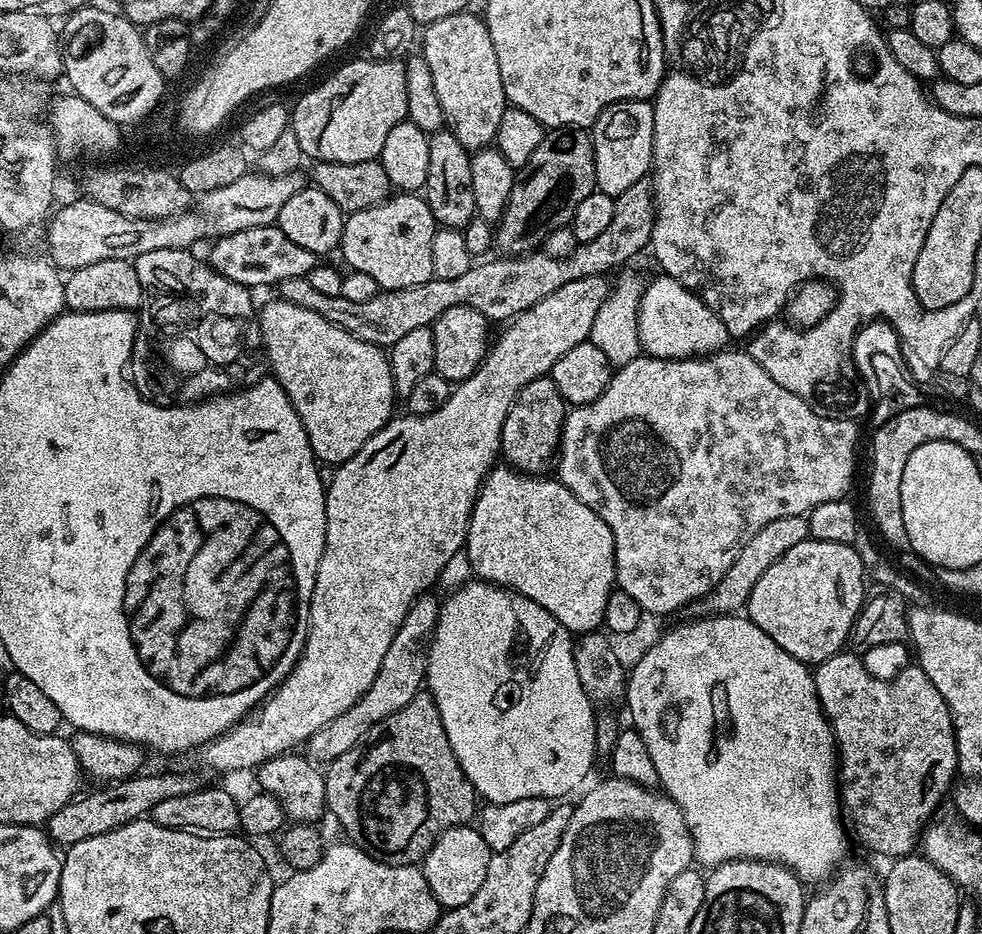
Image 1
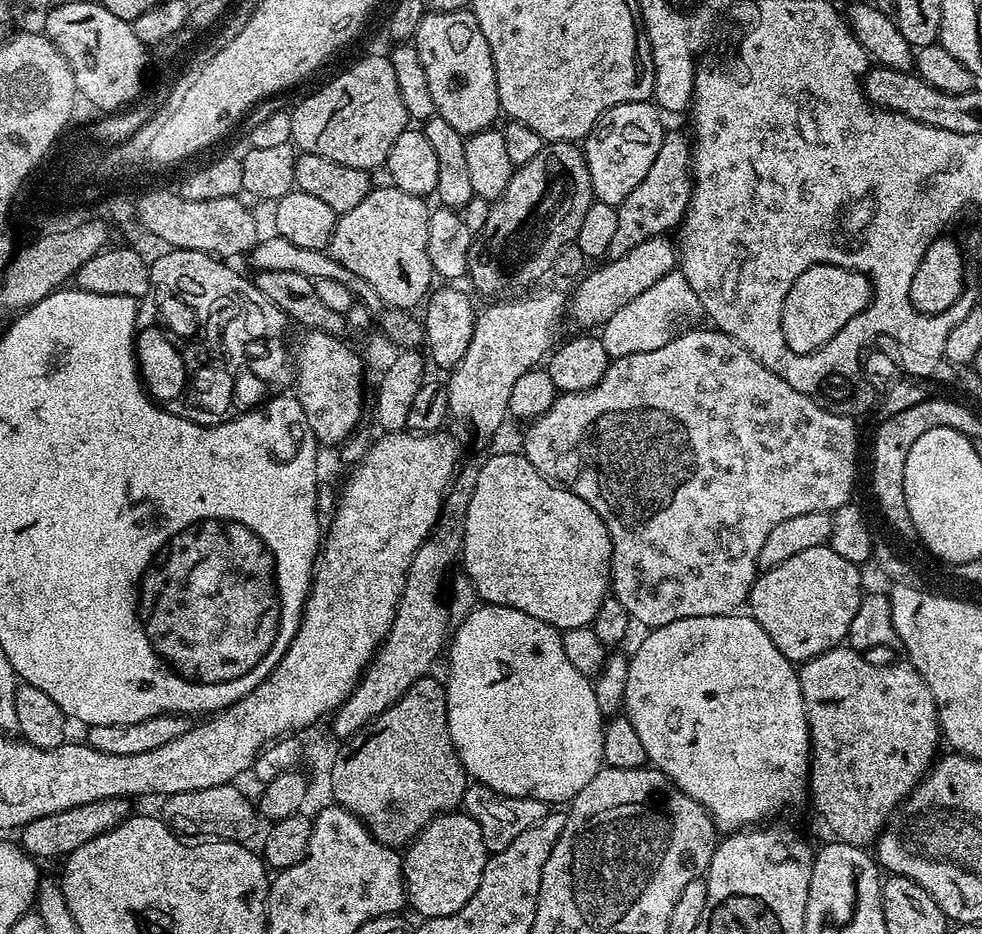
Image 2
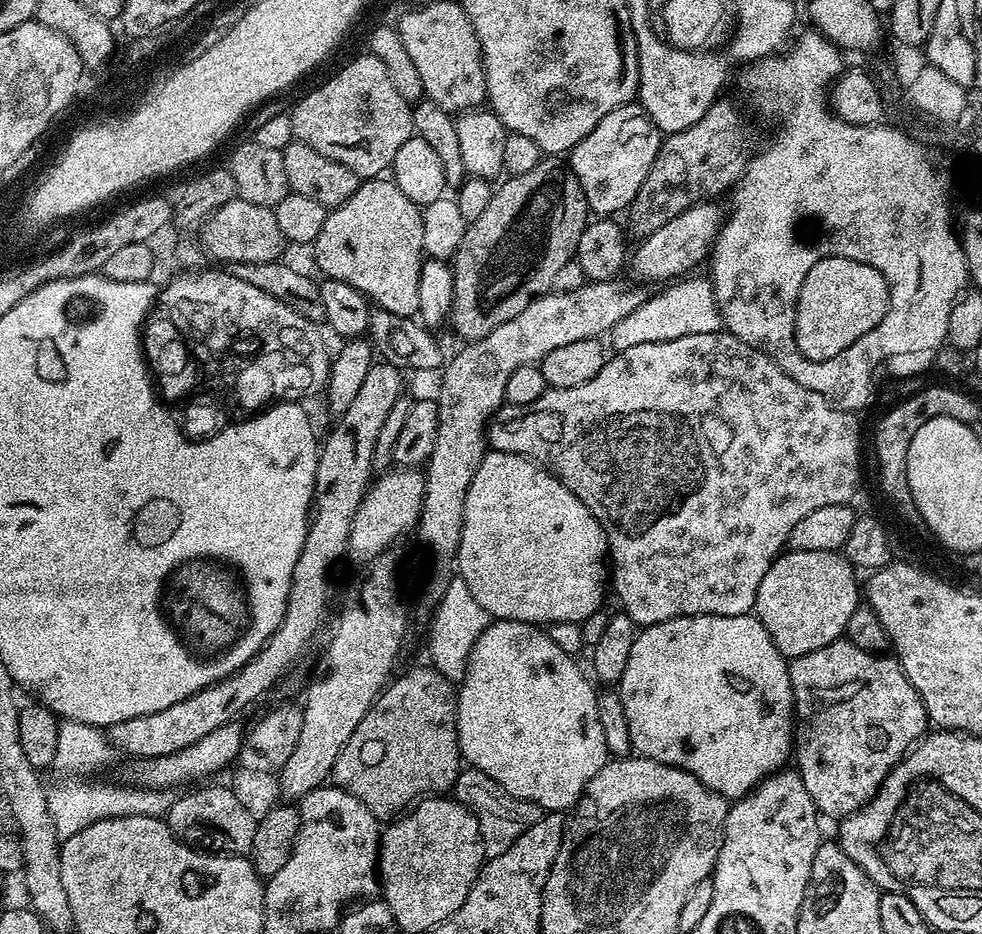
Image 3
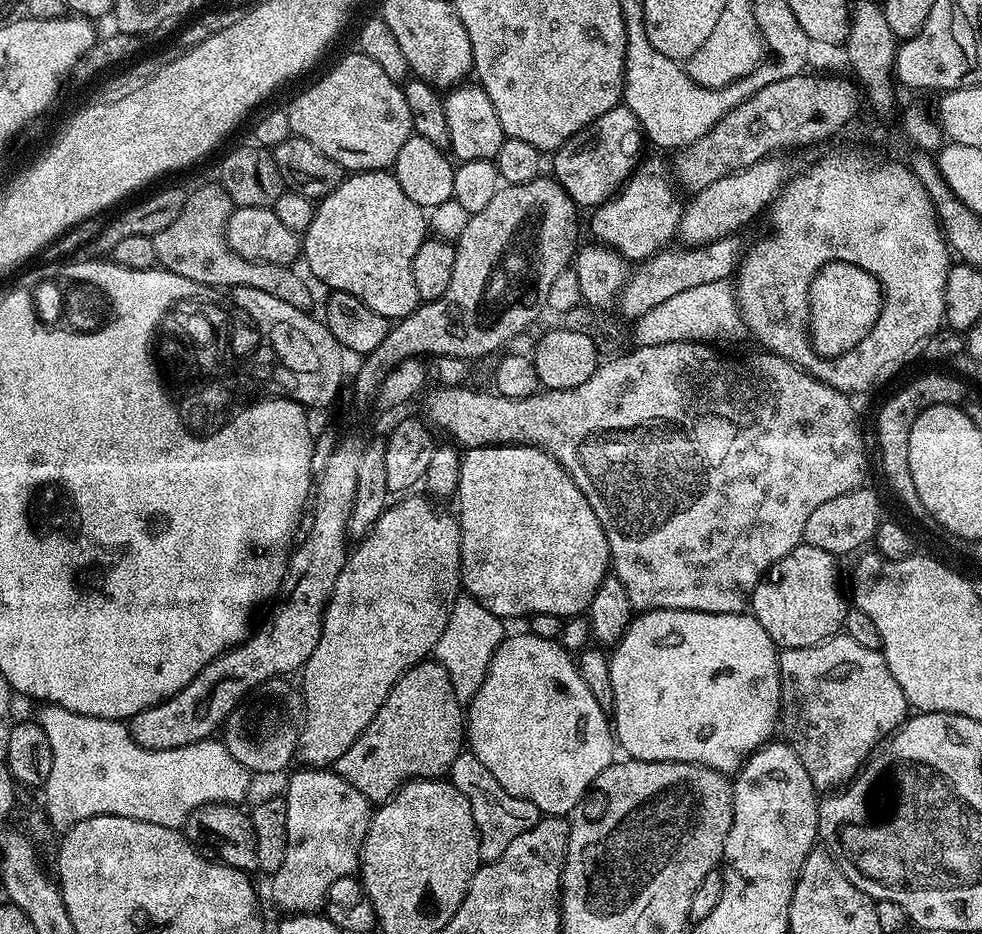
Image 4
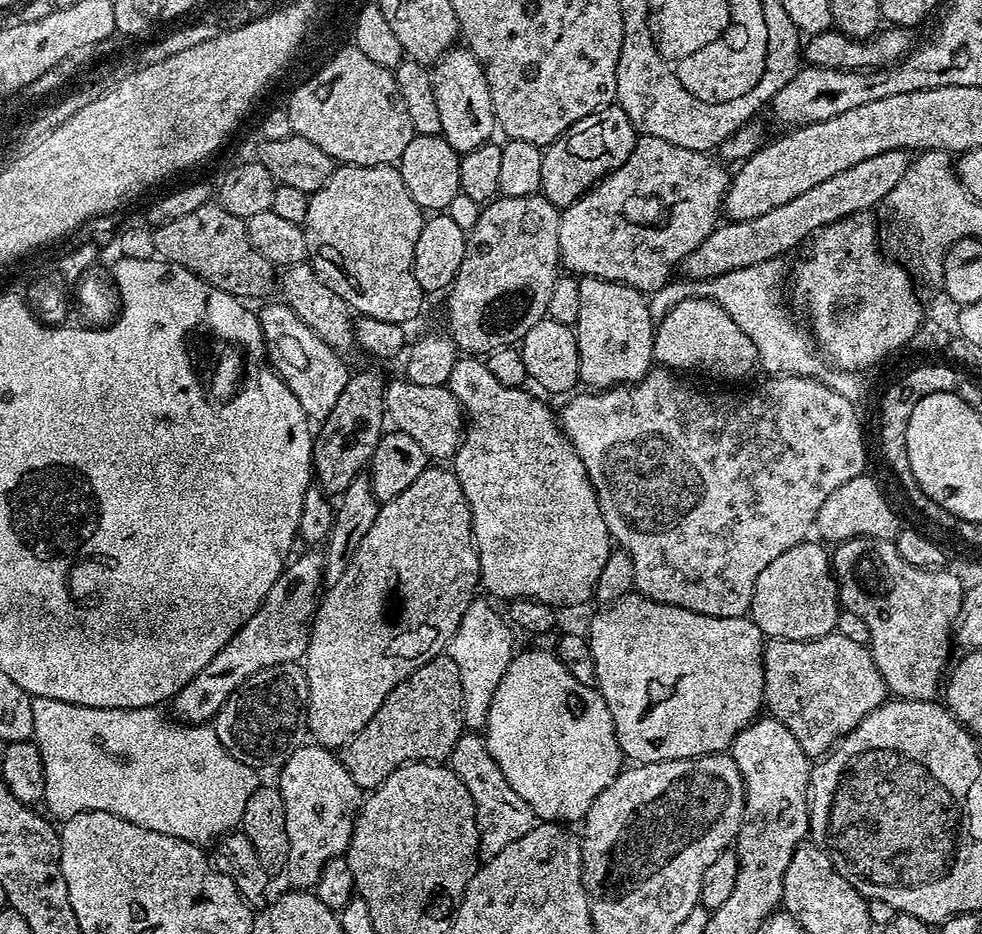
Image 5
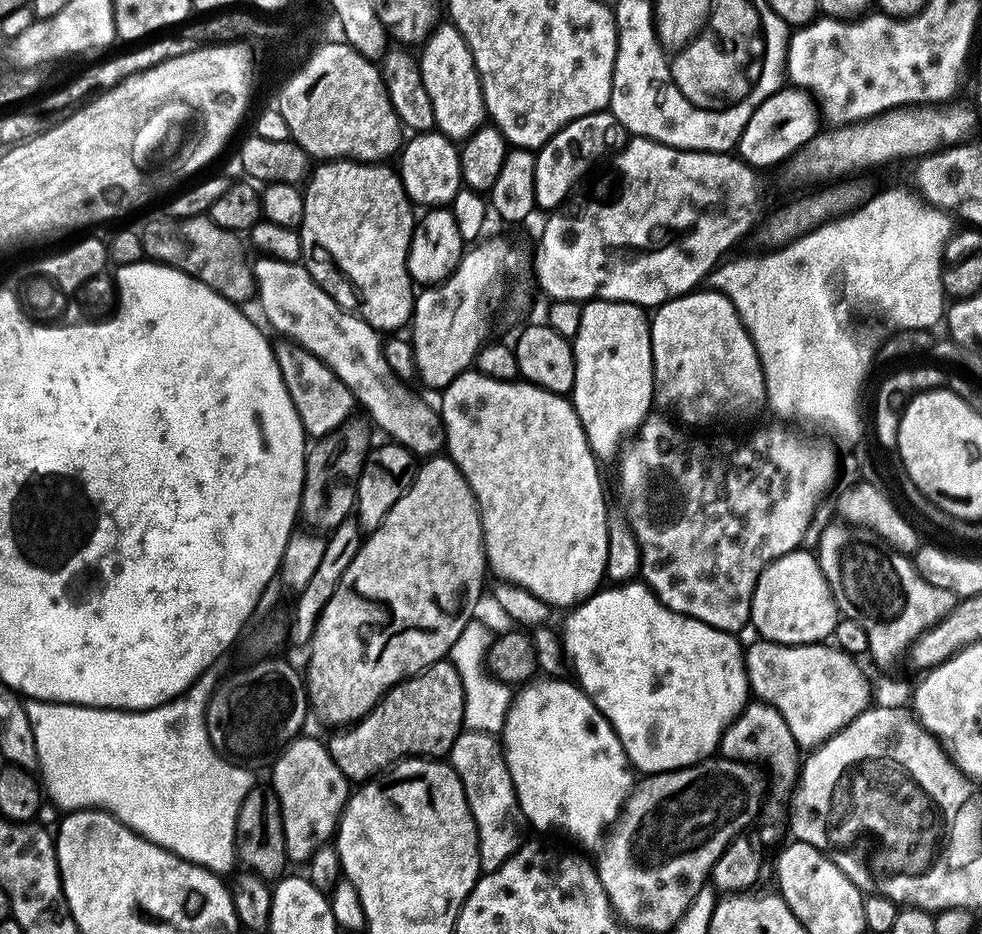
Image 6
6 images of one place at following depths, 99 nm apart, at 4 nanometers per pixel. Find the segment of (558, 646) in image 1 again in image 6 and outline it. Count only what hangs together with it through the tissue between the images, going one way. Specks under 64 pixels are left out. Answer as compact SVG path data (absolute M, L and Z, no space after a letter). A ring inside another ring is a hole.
M532 678L511 697L502 731L502 747L510 778L525 821L542 831L557 828L573 836L580 844L595 849L601 843L606 829L615 824L629 792L634 787L633 769L628 763L618 734L610 722L594 706L594 702L580 685L565 678Z

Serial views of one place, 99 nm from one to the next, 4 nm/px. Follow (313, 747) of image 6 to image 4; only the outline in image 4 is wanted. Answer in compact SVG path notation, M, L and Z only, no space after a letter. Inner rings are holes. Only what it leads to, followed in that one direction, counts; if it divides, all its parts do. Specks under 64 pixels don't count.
M311 766L301 767L301 772L296 772L288 780L288 792L283 793L286 802L286 858L282 858L282 866L278 866L276 872L271 873L272 880L272 900L281 908L284 914L299 914L302 912L316 912L323 909L324 900L328 896L330 885L338 882L338 878L353 875L360 867L360 848L364 845L368 823L372 821L373 809L370 807L370 801L362 795L350 782L346 782L336 773L335 770L325 770L324 768L314 768Z

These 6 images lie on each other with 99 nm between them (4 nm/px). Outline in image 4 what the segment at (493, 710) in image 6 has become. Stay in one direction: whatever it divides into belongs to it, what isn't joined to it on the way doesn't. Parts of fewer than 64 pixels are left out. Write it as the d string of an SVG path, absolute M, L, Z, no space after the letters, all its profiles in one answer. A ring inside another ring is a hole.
M464 594L457 597L448 615L446 629L433 648L433 657L442 665L454 687L455 697L461 704L467 704L485 680L488 664L498 645L506 635L503 619L487 611L472 596Z

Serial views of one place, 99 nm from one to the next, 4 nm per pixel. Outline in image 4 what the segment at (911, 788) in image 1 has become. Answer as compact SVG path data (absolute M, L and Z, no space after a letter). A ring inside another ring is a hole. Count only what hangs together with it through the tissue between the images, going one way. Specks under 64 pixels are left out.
M843 634L828 637L812 648L785 648L780 658L780 718L783 739L802 758L806 774L817 790L836 790L848 783L865 760L885 738L892 735L910 715L902 686L894 682L883 651L866 650L854 638Z

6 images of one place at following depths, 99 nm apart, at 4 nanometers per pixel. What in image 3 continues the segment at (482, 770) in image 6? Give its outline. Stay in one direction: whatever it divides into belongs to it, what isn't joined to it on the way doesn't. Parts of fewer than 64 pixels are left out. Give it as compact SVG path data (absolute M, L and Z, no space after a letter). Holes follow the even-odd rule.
M471 766L465 767L458 774L454 796L472 811L474 818L478 818L482 846L485 857L488 858L510 850L515 840L522 838L522 834L526 834L526 830L530 830L530 826L534 826L534 822L538 822L542 814L542 809L534 801L514 798L506 790L502 790L502 786L498 786L498 782L490 778L490 774L482 774L482 770Z

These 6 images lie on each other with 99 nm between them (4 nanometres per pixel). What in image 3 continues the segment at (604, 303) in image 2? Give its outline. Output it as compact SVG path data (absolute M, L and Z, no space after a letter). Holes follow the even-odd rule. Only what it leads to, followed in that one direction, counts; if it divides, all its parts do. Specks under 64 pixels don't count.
M701 202L682 210L666 226L658 226L654 234L650 234L639 241L636 253L630 256L630 272L637 281L644 280L664 280L660 282L672 282L677 278L684 278L689 275L700 263L705 263L706 257L712 248L712 243L716 241L717 234L720 233L720 225L726 219L725 213L720 213L720 208L716 202Z

